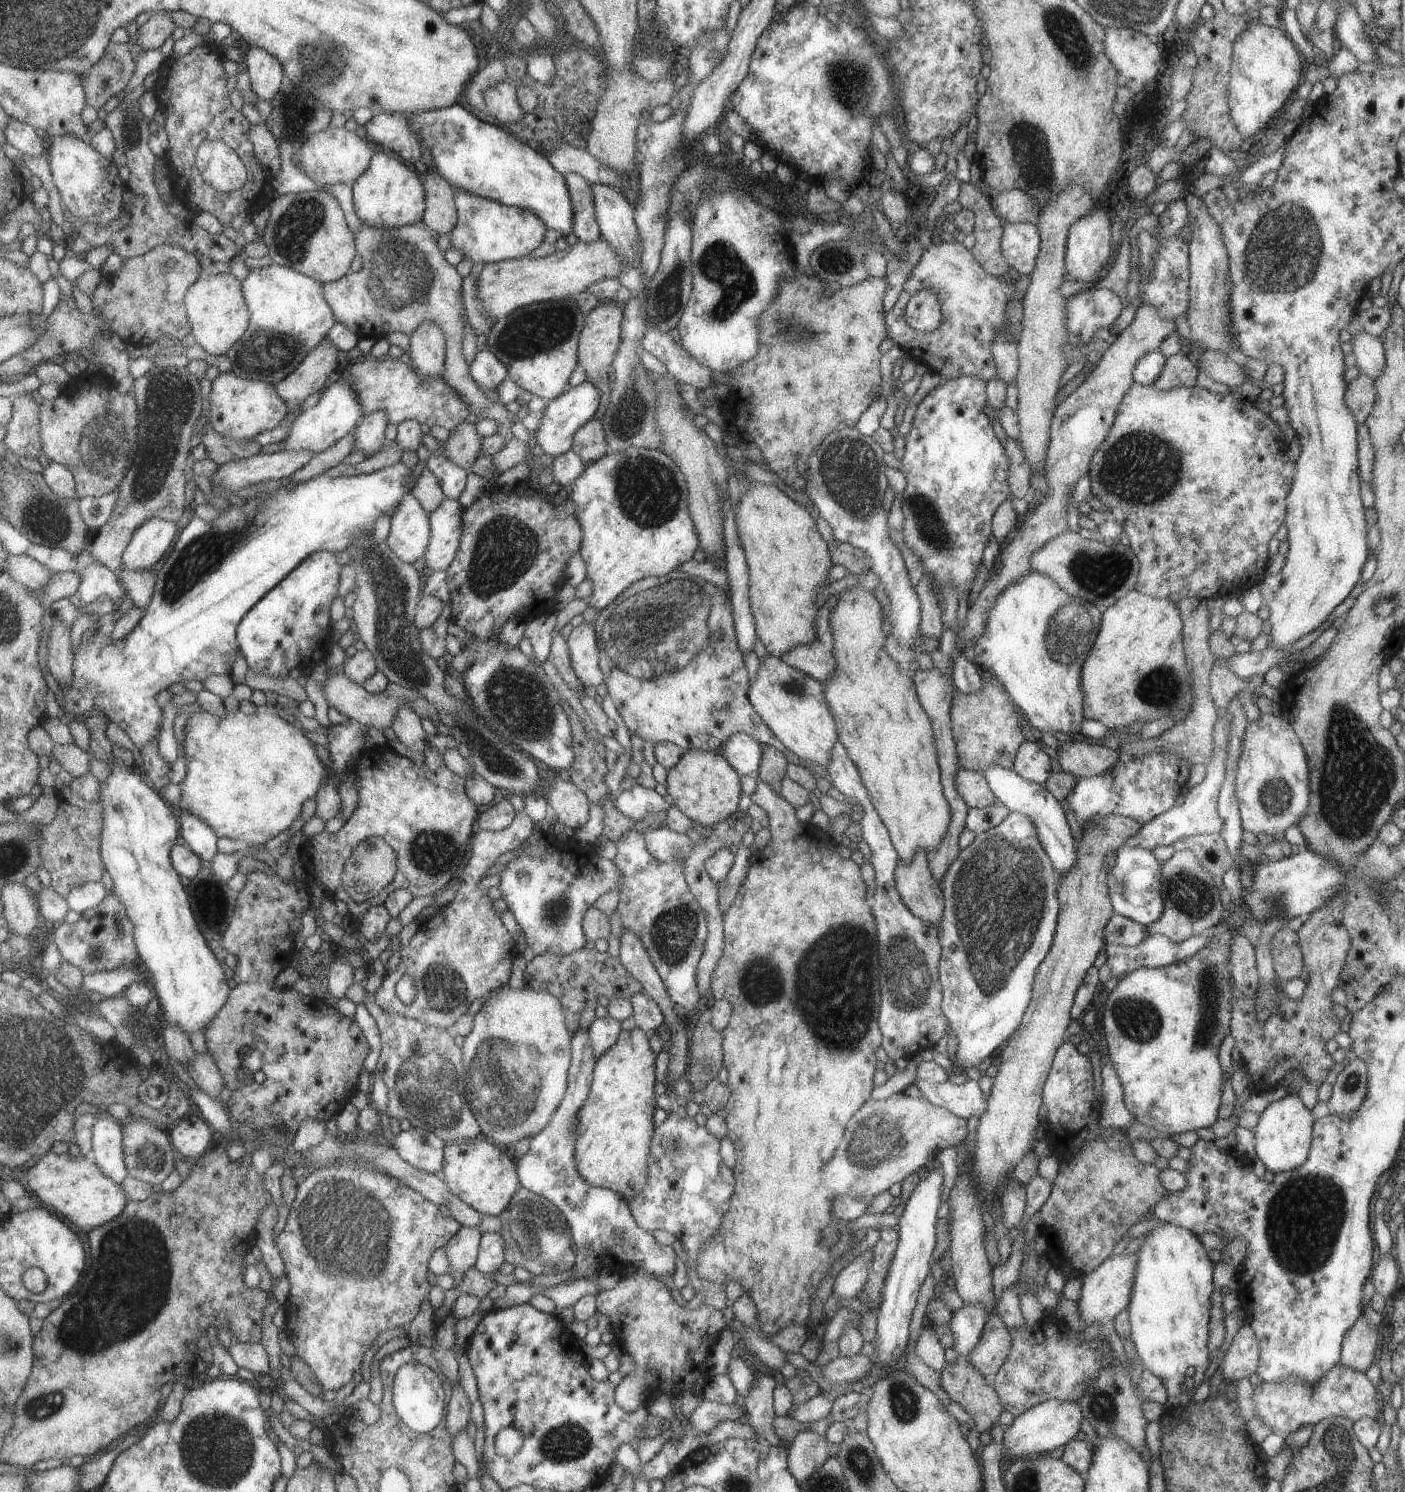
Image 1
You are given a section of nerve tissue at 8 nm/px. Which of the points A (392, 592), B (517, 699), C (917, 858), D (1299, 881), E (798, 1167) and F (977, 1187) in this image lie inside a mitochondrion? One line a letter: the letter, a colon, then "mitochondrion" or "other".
A: mitochondrion
B: mitochondrion
C: other
D: other
E: other
F: other

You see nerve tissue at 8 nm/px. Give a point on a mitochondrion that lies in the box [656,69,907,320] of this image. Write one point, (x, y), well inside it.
(839, 261)

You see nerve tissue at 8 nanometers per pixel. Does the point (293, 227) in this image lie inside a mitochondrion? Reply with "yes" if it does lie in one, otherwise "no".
yes

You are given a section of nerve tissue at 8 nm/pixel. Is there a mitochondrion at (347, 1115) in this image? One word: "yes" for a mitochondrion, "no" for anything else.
no

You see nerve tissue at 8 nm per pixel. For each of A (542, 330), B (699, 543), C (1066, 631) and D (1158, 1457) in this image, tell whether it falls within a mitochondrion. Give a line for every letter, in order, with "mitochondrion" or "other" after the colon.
A: mitochondrion
B: other
C: mitochondrion
D: other

